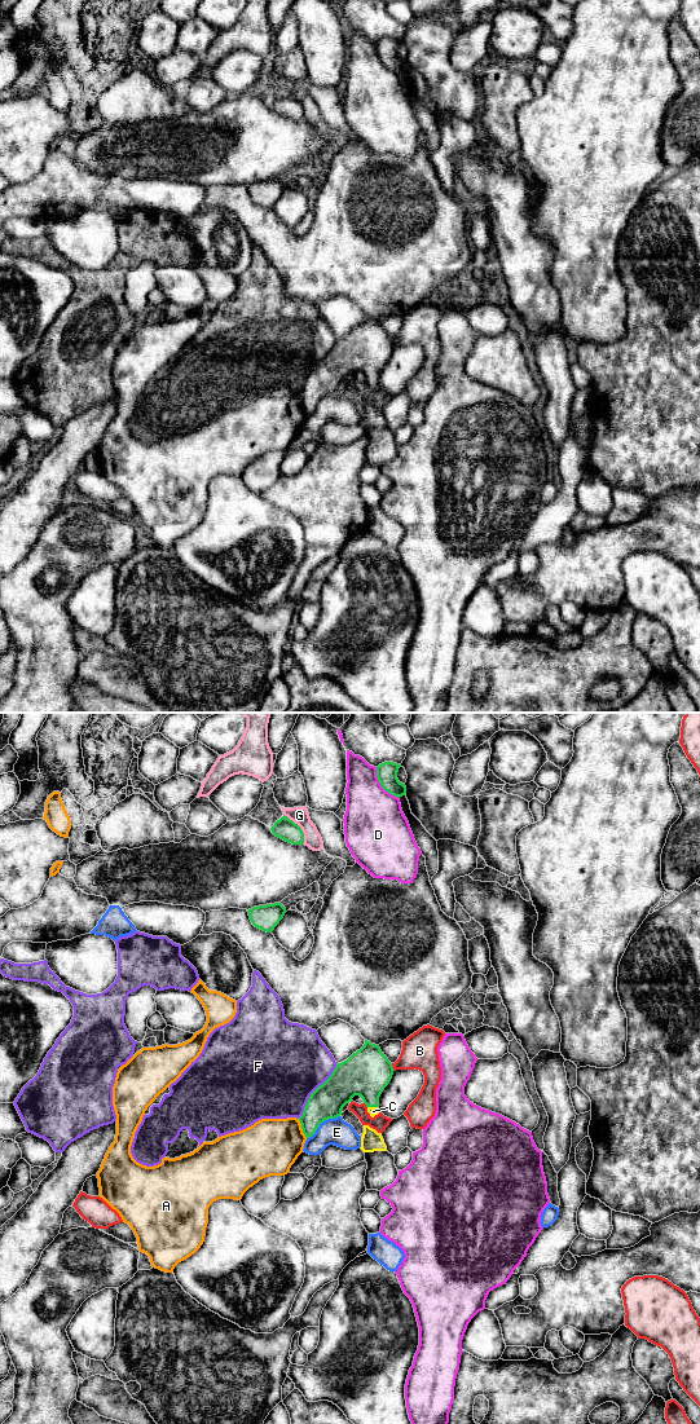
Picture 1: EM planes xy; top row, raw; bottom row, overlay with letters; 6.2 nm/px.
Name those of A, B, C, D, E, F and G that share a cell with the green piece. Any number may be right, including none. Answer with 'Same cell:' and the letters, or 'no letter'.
Same cell: C

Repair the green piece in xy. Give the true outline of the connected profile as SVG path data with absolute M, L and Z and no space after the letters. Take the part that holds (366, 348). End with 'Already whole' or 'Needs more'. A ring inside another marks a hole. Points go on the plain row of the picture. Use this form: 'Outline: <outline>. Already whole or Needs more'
Outline: M365 316L364 322L338 339L330 353L308 374L299 393L303 409L312 413L321 398L335 394L343 383L360 371L371 393L379 389L379 372L393 351L392 339L379 321Z. Needs more

